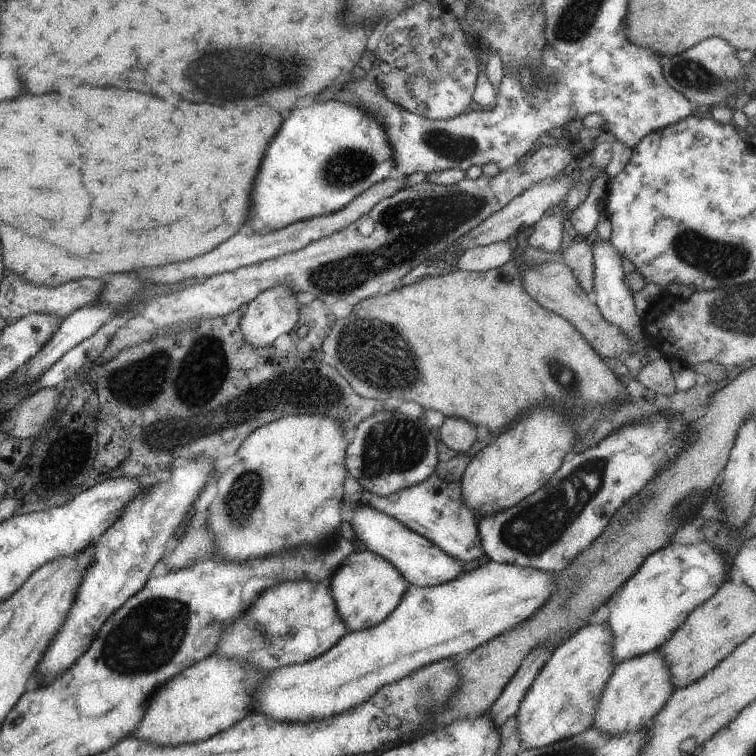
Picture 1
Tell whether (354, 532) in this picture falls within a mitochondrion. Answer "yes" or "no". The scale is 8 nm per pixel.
no

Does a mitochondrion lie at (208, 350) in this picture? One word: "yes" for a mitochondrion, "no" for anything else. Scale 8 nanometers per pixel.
no

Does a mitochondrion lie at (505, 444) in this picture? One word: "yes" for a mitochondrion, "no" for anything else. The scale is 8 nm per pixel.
no

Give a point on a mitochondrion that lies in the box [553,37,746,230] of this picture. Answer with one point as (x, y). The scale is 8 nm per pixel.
(688, 72)

